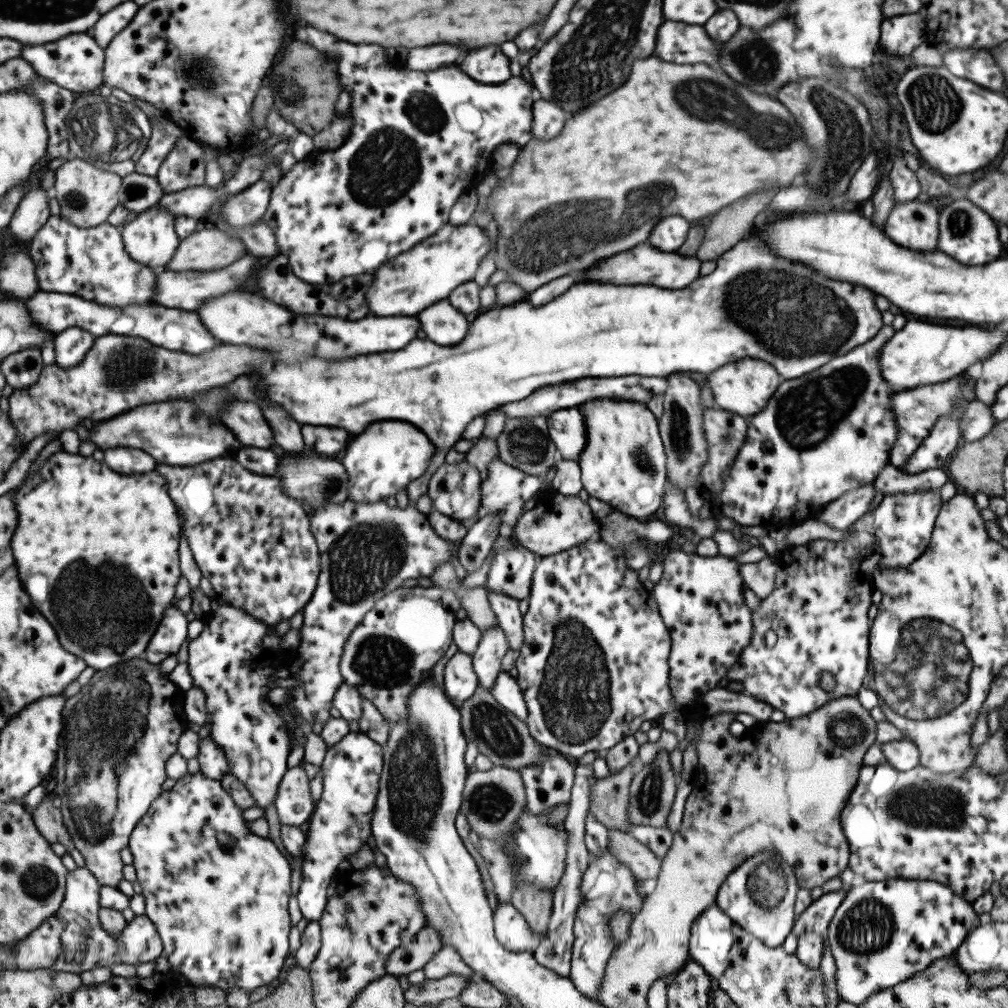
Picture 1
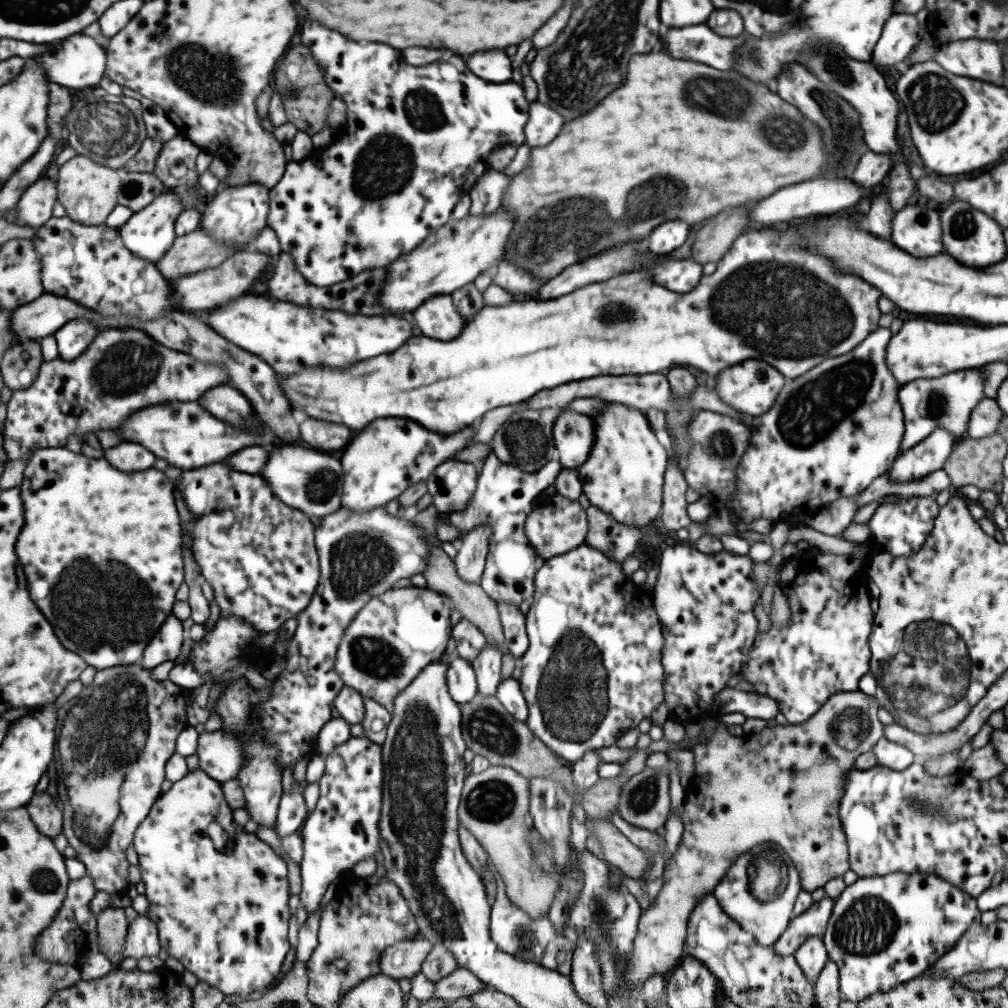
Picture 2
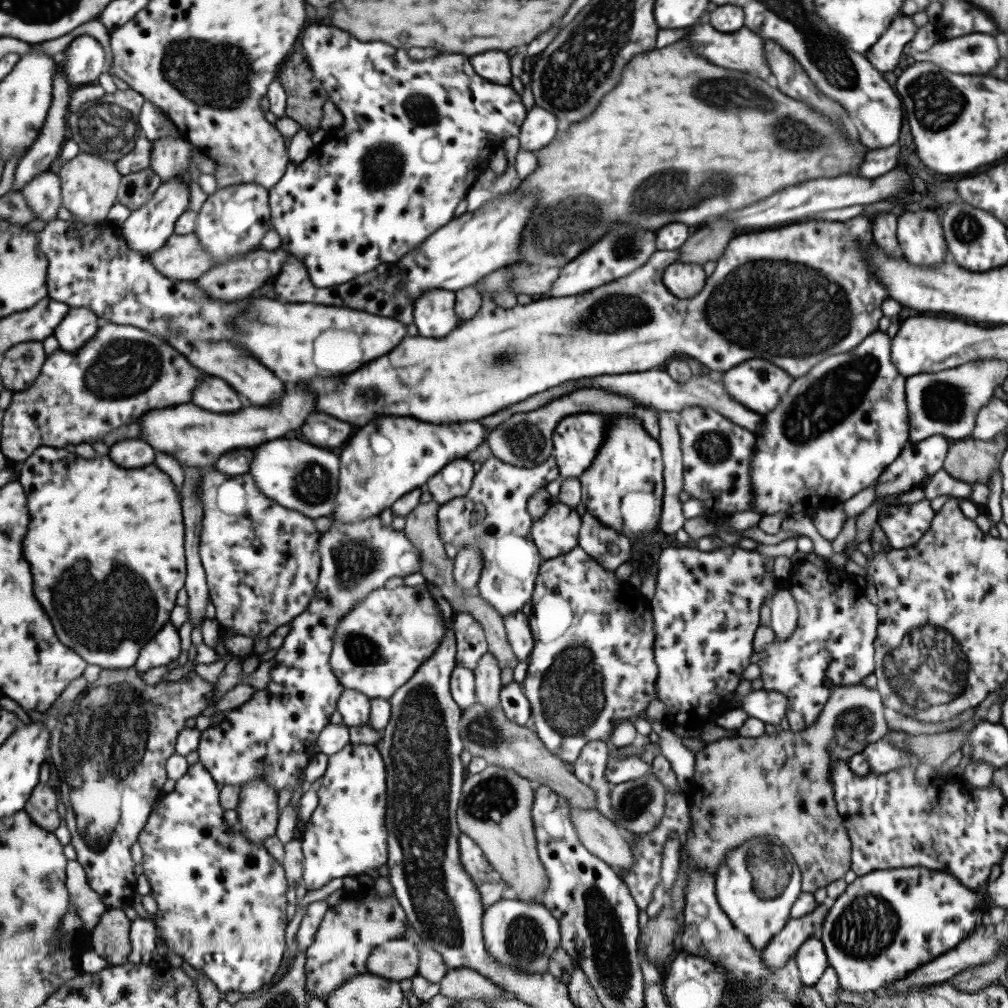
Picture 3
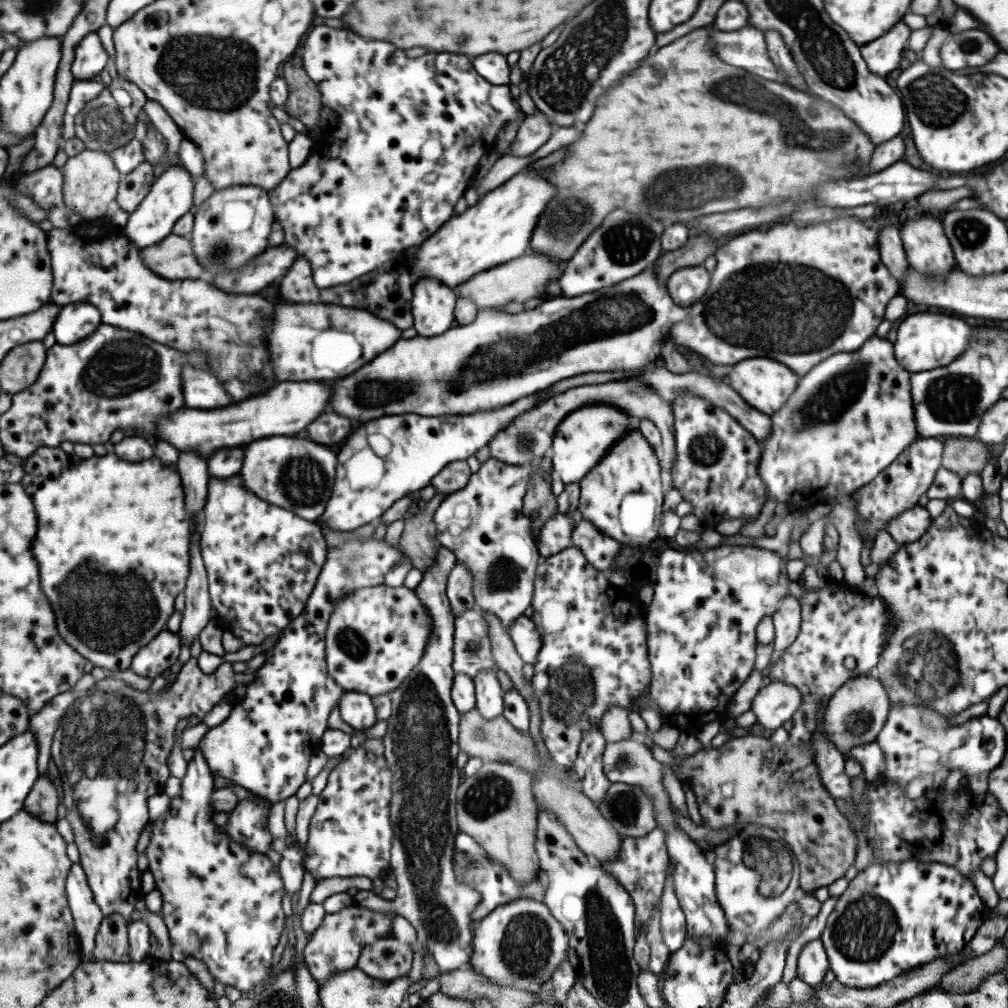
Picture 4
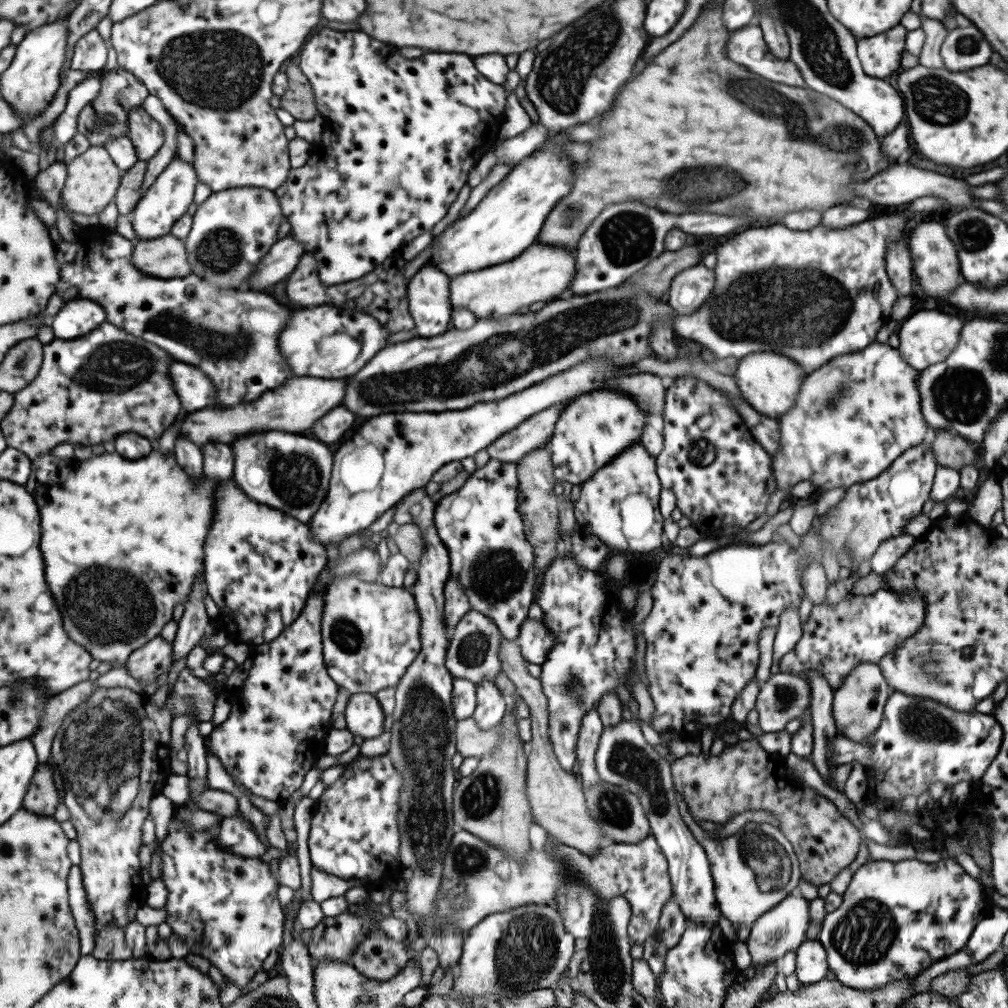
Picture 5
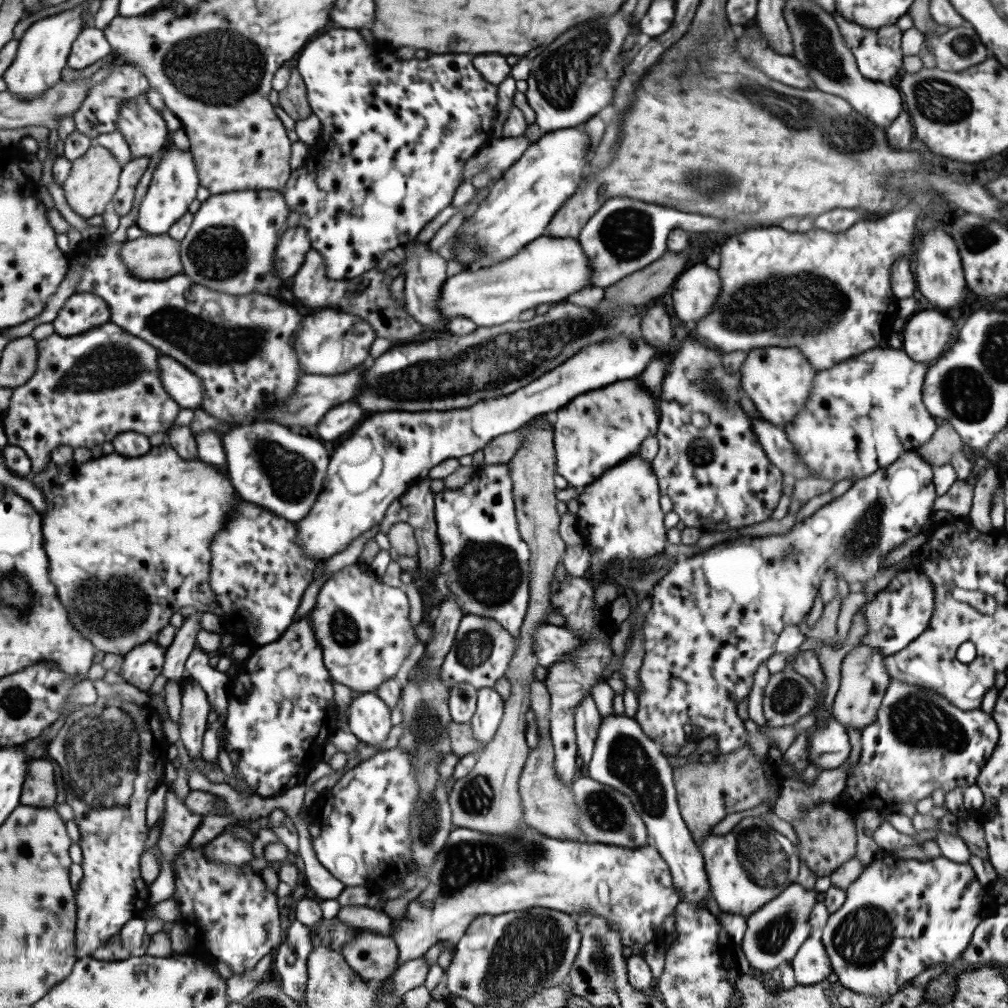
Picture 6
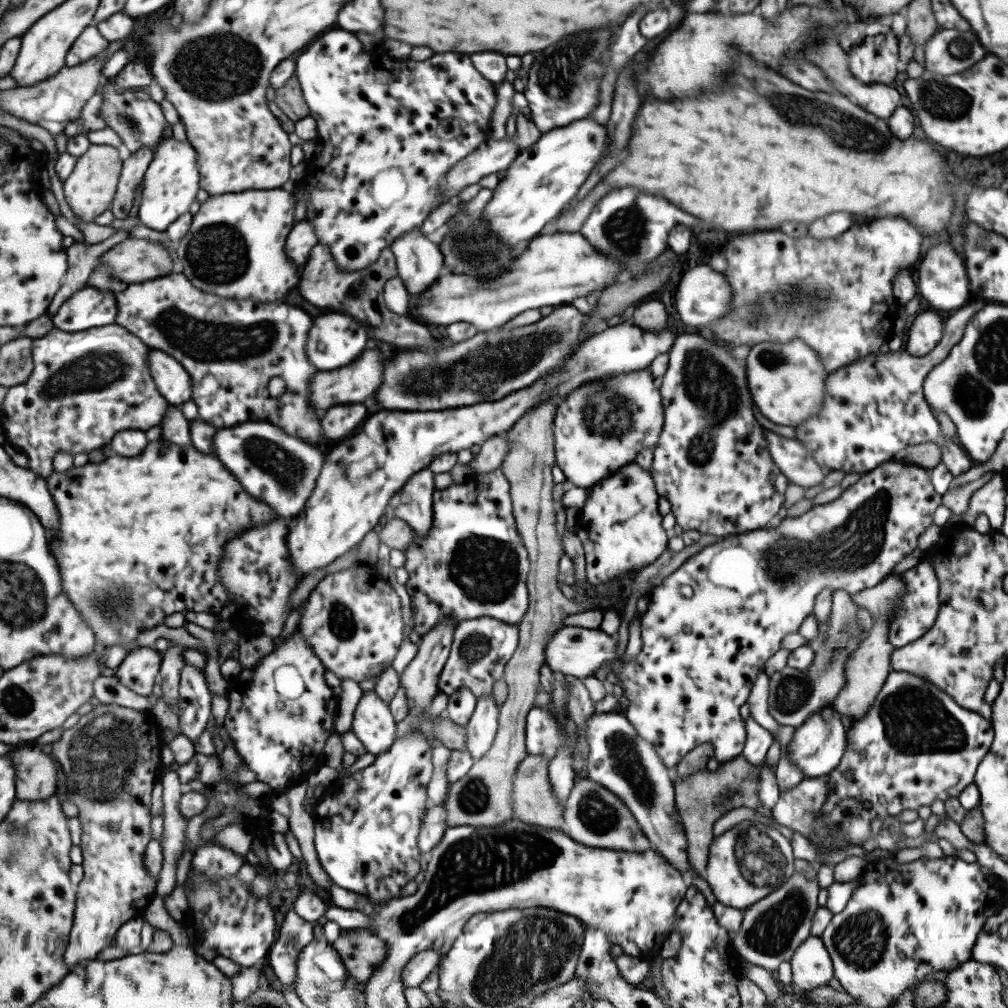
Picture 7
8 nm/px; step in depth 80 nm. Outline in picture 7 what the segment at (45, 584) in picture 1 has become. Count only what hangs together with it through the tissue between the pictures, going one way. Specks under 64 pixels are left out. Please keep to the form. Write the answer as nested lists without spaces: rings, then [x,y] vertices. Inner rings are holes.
[[[162,436],[159,440],[151,441],[143,454],[137,456],[137,458],[115,456],[115,458],[109,458],[101,464],[87,463],[83,467],[72,467],[69,471],[63,473],[53,470],[53,475],[47,479],[53,498],[56,500],[61,513],[59,539],[57,539],[57,534],[51,536],[50,547],[60,564],[61,574],[64,578],[64,591],[75,602],[75,608],[79,610],[79,614],[96,632],[97,642],[105,644],[106,647],[113,646],[113,644],[129,644],[129,642],[137,640],[139,632],[155,628],[163,618],[167,618],[175,612],[181,613],[182,610],[196,613],[204,612],[217,616],[221,609],[229,604],[226,588],[220,583],[220,576],[218,575],[218,569],[221,569],[223,544],[229,542],[233,536],[238,536],[245,528],[266,524],[266,522],[279,517],[276,510],[272,509],[266,502],[249,498],[249,494],[245,494],[241,490],[235,476],[231,476],[223,468],[223,464],[217,460],[216,456],[201,454],[191,446],[179,448],[177,444],[167,444],[167,442],[169,440],[165,440]]]

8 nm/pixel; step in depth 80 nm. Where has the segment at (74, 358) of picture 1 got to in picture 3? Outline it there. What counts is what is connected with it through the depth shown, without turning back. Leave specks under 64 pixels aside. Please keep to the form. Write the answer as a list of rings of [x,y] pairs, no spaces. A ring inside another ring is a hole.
[[[71,308],[71,314],[65,316],[65,322],[57,328],[57,338],[61,340],[61,348],[67,352],[77,352],[99,332],[102,320],[89,308]]]

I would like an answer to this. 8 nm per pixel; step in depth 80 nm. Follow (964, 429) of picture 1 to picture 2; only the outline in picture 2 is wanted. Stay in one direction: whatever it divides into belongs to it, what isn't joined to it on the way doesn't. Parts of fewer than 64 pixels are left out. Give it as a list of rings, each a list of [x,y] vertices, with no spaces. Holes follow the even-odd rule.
[[[983,398],[971,410],[965,436],[972,439],[989,436],[1003,417],[1003,411],[999,410],[994,399]]]

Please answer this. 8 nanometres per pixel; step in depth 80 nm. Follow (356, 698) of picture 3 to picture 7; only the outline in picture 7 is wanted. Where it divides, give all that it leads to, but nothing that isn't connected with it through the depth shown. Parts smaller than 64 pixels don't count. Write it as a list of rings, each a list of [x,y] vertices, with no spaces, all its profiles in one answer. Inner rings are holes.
[[[373,690],[360,696],[352,714],[351,727],[366,752],[374,755],[385,752],[394,741],[395,724],[387,703]]]

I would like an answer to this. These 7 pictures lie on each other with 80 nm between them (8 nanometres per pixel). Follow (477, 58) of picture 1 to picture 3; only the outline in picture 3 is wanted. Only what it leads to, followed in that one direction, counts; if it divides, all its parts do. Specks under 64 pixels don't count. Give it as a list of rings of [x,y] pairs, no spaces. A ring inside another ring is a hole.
[[[485,52],[469,58],[475,74],[487,82],[510,84],[509,60],[503,52]]]

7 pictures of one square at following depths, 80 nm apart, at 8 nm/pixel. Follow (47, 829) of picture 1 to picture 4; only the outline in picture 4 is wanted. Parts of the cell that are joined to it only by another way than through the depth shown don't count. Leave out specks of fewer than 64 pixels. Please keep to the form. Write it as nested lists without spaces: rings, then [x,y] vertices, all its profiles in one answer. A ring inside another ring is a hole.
[[[43,773],[28,794],[24,810],[43,822],[57,824],[57,806],[59,806],[59,792],[55,784]]]

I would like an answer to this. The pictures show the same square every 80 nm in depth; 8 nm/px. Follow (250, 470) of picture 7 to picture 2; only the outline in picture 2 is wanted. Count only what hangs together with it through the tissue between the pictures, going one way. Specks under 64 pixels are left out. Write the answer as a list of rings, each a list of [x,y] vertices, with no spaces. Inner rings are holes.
[[[277,444],[269,450],[259,476],[268,482],[270,490],[281,502],[307,516],[322,518],[340,508],[343,474],[335,454],[307,450],[295,444]]]

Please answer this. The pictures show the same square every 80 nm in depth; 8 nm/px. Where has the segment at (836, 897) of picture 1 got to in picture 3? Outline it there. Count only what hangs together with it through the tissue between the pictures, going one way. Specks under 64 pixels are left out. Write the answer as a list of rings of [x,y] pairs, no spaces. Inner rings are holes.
[[[822,902],[805,916],[789,918],[787,922],[769,940],[769,944],[761,950],[762,963],[770,970],[778,970],[797,948],[811,936],[817,936],[829,902]]]

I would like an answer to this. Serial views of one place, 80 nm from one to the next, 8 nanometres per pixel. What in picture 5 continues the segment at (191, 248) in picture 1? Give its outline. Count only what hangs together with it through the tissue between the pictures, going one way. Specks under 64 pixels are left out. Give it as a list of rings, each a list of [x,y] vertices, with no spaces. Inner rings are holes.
[[[172,234],[136,241],[132,261],[145,274],[164,279],[187,276],[192,269],[188,265],[184,241]]]

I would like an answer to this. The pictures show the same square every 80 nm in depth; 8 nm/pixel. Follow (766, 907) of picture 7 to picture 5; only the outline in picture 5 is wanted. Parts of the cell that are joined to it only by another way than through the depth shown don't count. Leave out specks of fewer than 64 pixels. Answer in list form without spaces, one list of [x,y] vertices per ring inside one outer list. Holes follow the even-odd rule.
[[[791,893],[785,895],[785,898],[772,909],[760,914],[750,926],[748,938],[744,942],[751,957],[752,969],[774,961],[780,962],[786,952],[794,953],[804,942],[809,922],[808,900]]]

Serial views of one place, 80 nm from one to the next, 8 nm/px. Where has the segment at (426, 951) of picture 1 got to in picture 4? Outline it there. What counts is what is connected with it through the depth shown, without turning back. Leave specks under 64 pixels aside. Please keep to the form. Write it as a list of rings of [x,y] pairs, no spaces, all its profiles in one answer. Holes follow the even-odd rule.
[[[383,937],[361,950],[356,967],[371,978],[390,981],[408,974],[412,954],[409,944]]]

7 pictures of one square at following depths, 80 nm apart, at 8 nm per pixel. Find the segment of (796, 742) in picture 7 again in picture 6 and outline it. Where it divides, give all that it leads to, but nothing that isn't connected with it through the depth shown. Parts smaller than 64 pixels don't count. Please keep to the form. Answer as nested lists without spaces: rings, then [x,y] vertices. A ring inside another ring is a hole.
[[[831,716],[824,727],[812,726],[809,729],[809,767],[814,767],[819,772],[843,765],[850,750],[846,728]]]

